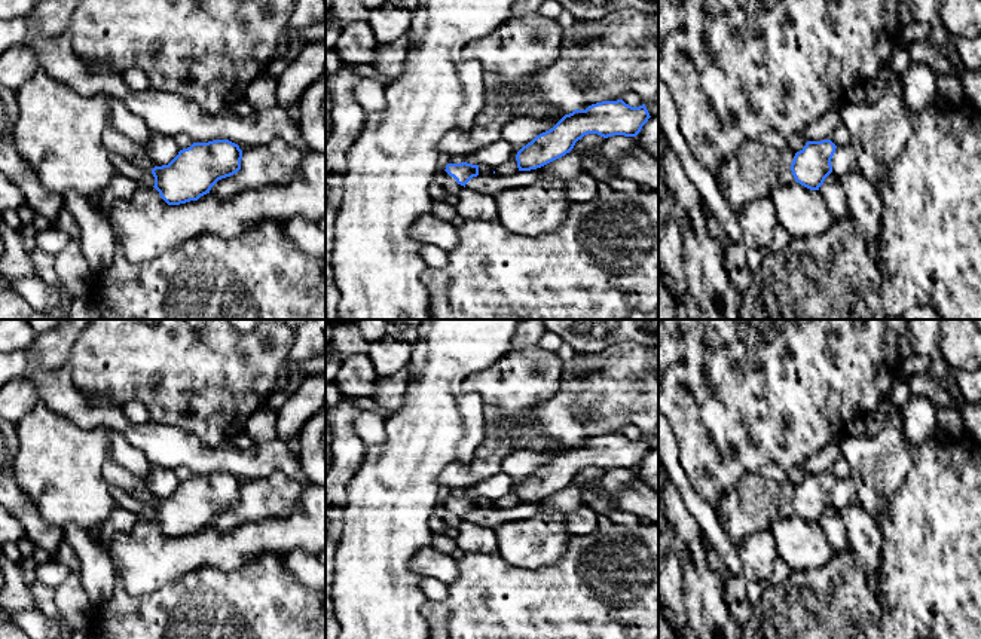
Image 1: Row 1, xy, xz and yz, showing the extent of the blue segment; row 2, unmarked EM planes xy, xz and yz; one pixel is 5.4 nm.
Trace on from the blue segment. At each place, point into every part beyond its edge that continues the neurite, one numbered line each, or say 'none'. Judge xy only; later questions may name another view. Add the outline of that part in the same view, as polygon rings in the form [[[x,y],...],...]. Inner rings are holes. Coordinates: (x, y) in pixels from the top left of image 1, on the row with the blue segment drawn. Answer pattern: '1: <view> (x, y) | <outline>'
none

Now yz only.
none

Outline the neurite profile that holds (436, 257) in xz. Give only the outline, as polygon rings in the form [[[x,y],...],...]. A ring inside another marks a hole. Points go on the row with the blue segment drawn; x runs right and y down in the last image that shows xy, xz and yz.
[[[424,245],[421,250],[421,259],[428,267],[443,269],[449,265],[449,253],[437,245]]]

